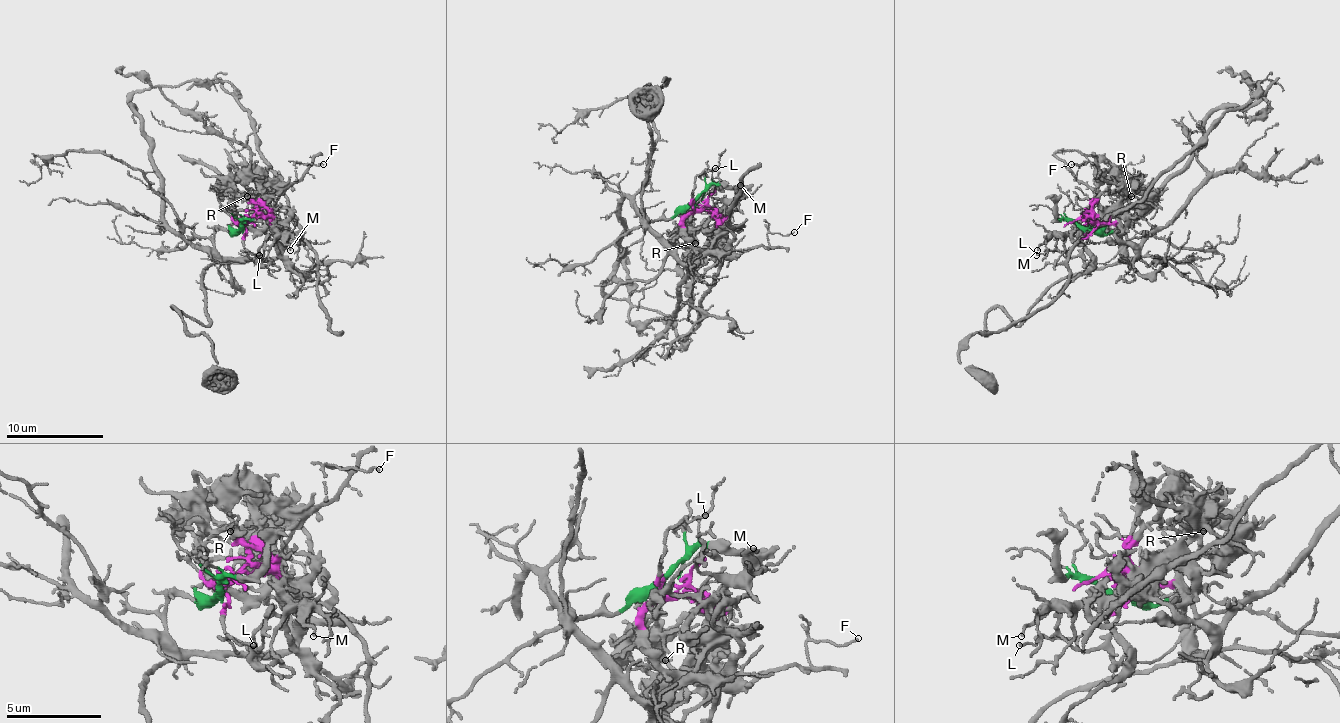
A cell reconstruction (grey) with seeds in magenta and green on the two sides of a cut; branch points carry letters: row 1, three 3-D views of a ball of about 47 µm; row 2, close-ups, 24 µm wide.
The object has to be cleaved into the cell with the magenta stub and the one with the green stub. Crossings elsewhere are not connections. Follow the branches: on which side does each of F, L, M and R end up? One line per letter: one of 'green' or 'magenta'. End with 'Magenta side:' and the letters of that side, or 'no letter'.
F: magenta
L: magenta
M: magenta
R: magenta
Magenta side: F, L, M, R

